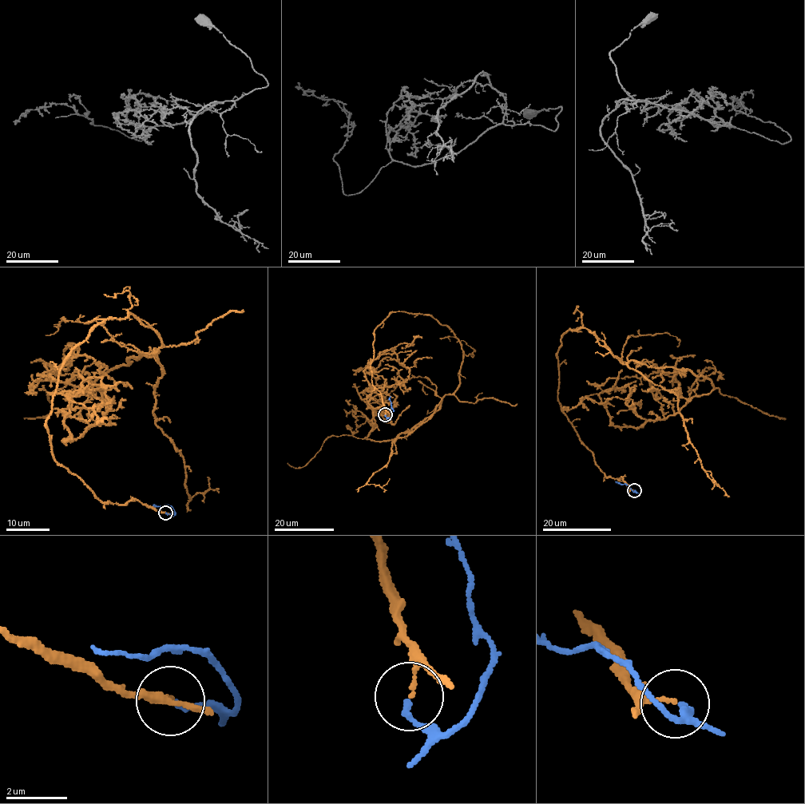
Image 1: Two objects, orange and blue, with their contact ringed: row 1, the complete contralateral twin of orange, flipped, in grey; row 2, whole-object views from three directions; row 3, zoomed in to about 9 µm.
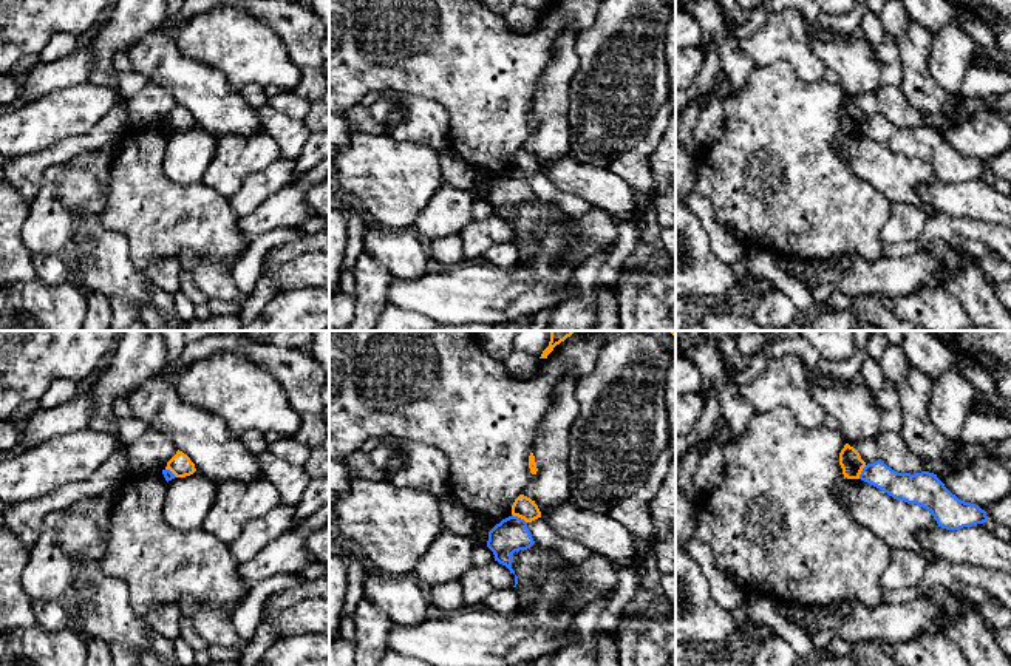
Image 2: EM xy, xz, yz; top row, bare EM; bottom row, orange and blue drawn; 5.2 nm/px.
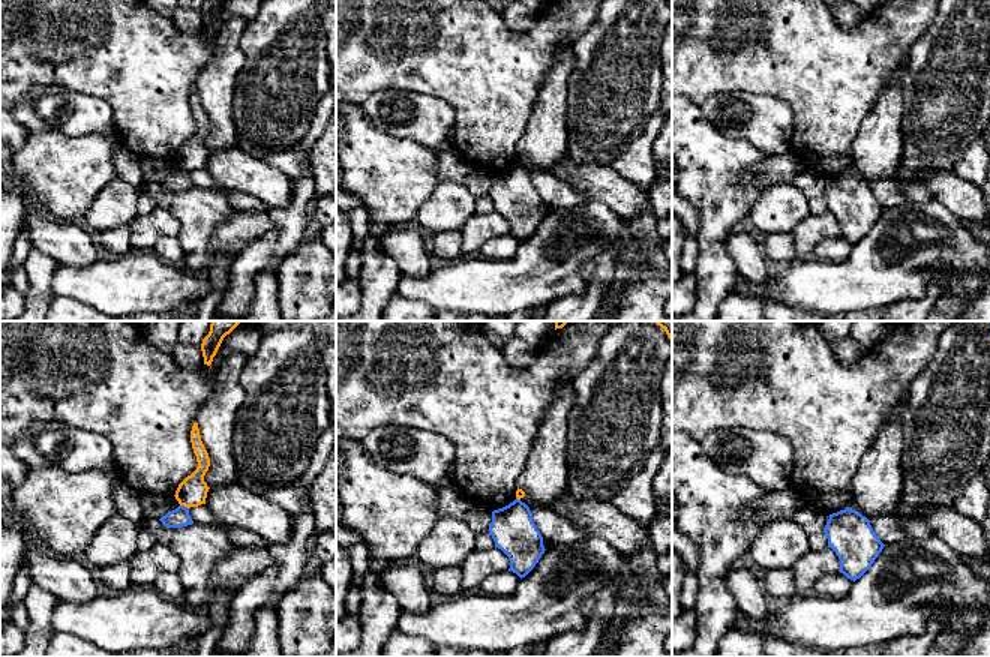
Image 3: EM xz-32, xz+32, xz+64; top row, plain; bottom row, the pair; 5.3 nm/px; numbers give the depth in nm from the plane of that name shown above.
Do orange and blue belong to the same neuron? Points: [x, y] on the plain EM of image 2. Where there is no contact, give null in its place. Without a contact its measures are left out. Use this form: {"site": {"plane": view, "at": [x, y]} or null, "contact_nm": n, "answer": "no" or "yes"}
{"site": {"plane": "xz", "at": [520, 170]}, "contact_nm": 90, "answer": "no"}

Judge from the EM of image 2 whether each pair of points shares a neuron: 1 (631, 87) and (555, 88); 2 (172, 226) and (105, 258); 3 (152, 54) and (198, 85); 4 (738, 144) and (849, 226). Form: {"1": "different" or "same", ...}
{"1": "different", "2": "different", "3": "same", "4": "same"}

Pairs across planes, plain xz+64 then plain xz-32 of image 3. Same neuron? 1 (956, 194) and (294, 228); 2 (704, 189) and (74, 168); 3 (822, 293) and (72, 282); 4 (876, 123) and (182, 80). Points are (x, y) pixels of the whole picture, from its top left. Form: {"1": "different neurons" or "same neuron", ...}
{"1": "different neurons", "2": "same neuron", "3": "same neuron", "4": "different neurons"}

